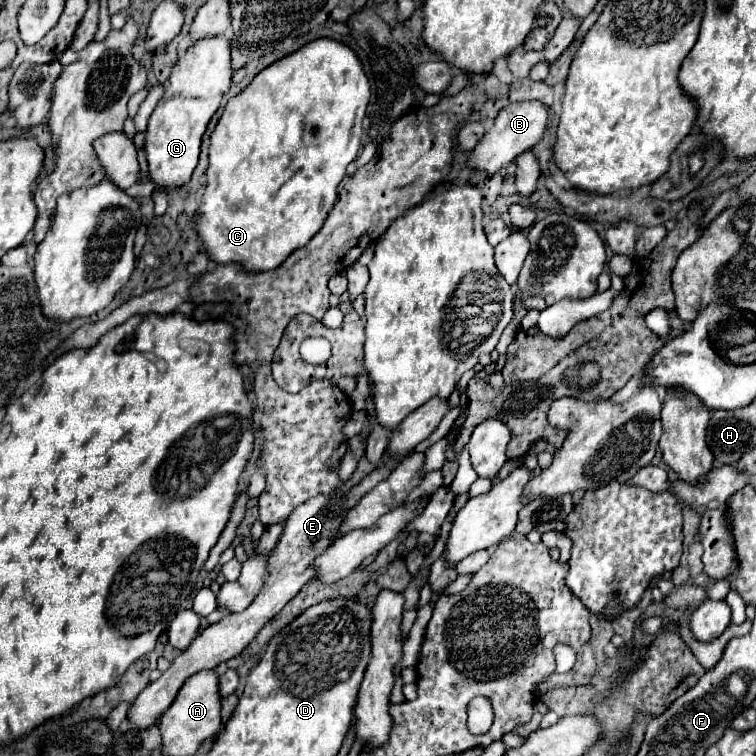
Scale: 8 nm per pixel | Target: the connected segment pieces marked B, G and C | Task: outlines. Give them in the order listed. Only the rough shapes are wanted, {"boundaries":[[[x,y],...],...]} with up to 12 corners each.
{"boundaries":[[[539,101],[509,103],[467,167],[497,173],[545,133]],[[231,41],[173,67],[145,133],[147,179],[189,183],[231,83]],[[317,39],[229,99],[195,219],[271,271],[321,229],[369,79]]]}

